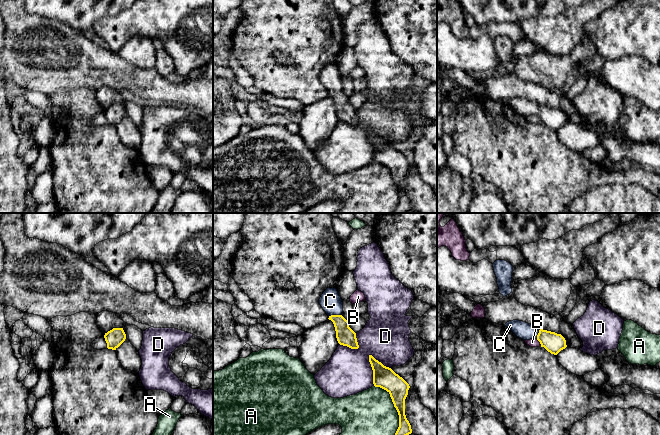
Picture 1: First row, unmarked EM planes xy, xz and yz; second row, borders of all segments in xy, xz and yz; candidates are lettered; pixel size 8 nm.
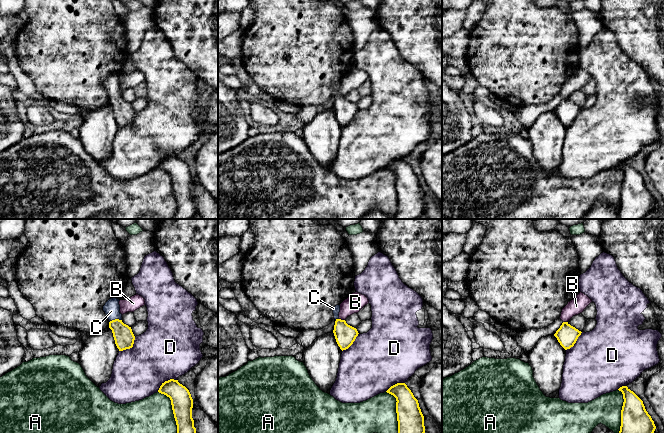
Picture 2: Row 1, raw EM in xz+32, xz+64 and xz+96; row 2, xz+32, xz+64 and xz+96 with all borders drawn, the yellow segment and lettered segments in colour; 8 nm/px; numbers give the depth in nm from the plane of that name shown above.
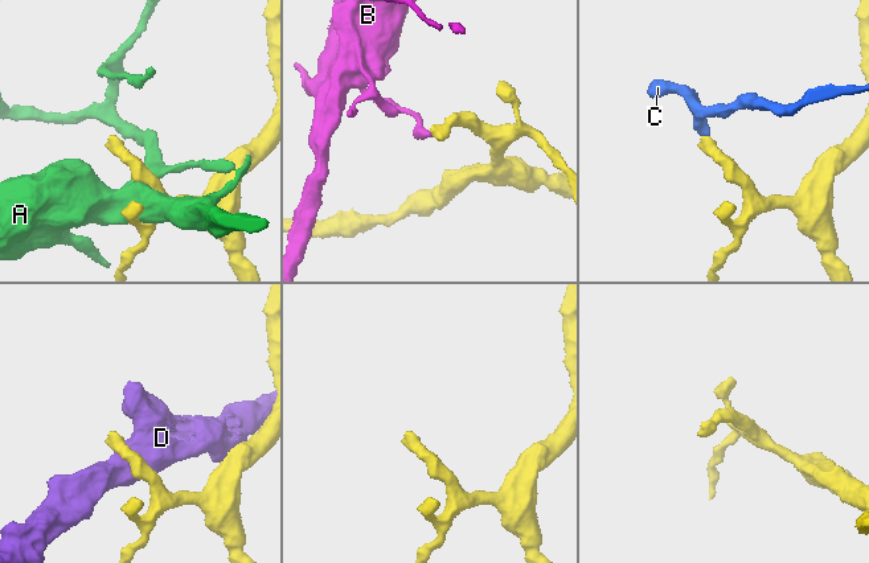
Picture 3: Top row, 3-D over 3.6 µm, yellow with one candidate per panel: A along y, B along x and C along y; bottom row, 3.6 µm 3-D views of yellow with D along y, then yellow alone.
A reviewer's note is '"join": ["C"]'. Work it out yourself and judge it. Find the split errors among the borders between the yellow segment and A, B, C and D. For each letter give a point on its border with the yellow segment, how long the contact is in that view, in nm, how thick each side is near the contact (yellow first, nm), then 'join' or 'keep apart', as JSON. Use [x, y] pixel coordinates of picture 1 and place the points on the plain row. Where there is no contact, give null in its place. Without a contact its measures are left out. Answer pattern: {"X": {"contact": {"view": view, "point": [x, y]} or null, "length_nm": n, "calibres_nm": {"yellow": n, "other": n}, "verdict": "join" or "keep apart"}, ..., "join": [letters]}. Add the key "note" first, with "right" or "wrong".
{"note": "right", "A": {"contact": {"view": "xz", "point": [395, 183]}, "length_nm": 440, "calibres_nm": {"yellow": 170, "other": 460}, "verdict": "keep apart"}, "B": {"contact": {"view": "yz", "point": [538, 116]}, "length_nm": 50, "calibres_nm": {"yellow": 160, "other": 60}, "verdict": "keep apart"}, "C": {"contact": {"view": "xz", "point": [335, 91]}, "length_nm": 110, "calibres_nm": {"yellow": 150, "other": 170}, "verdict": "join"}, "D": {"contact": {"view": "xz", "point": [372, 145]}, "length_nm": 260, "calibres_nm": {"yellow": 180, "other": 360}, "verdict": "keep apart"}, "join": ["C"]}

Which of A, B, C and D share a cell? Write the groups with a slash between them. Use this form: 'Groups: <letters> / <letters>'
Groups: A / B / C / D

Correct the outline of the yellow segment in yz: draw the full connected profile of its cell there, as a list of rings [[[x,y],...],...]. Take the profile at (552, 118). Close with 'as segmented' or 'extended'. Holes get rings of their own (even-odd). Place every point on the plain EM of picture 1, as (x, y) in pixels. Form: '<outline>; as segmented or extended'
[[[513,96],[507,98],[505,102],[523,116],[537,115],[541,123],[544,123],[551,130],[557,131],[567,123],[566,116],[561,110],[539,105],[535,101]]]; extended

